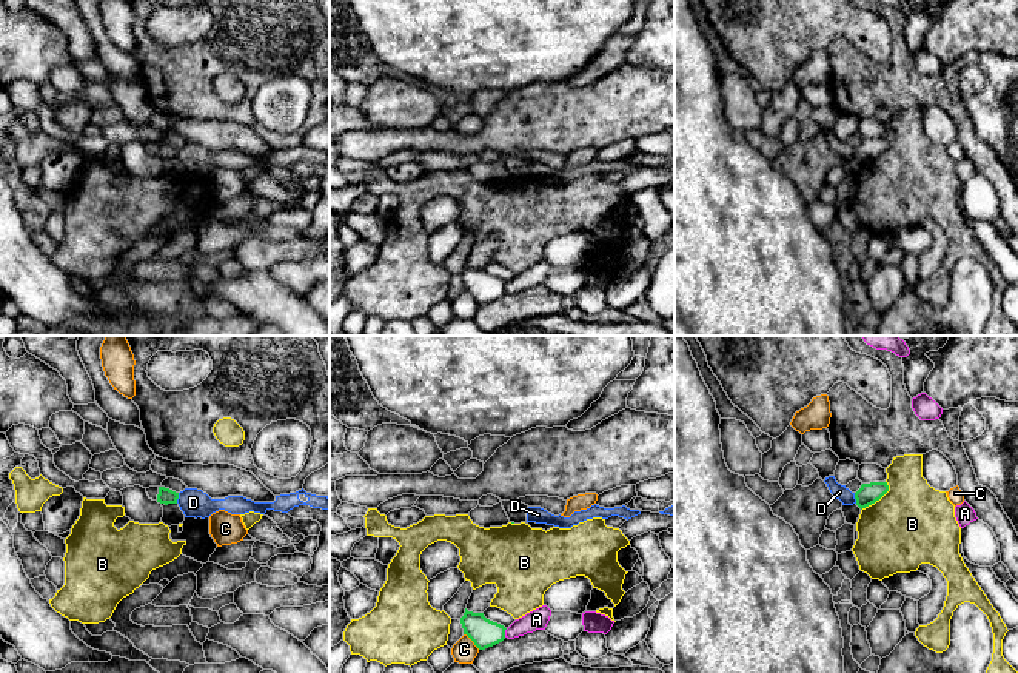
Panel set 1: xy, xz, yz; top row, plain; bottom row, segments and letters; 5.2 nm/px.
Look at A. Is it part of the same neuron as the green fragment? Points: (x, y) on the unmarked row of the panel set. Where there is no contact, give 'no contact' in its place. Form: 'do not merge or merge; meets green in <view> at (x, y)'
do not merge; meets green in xz at (504, 288)

